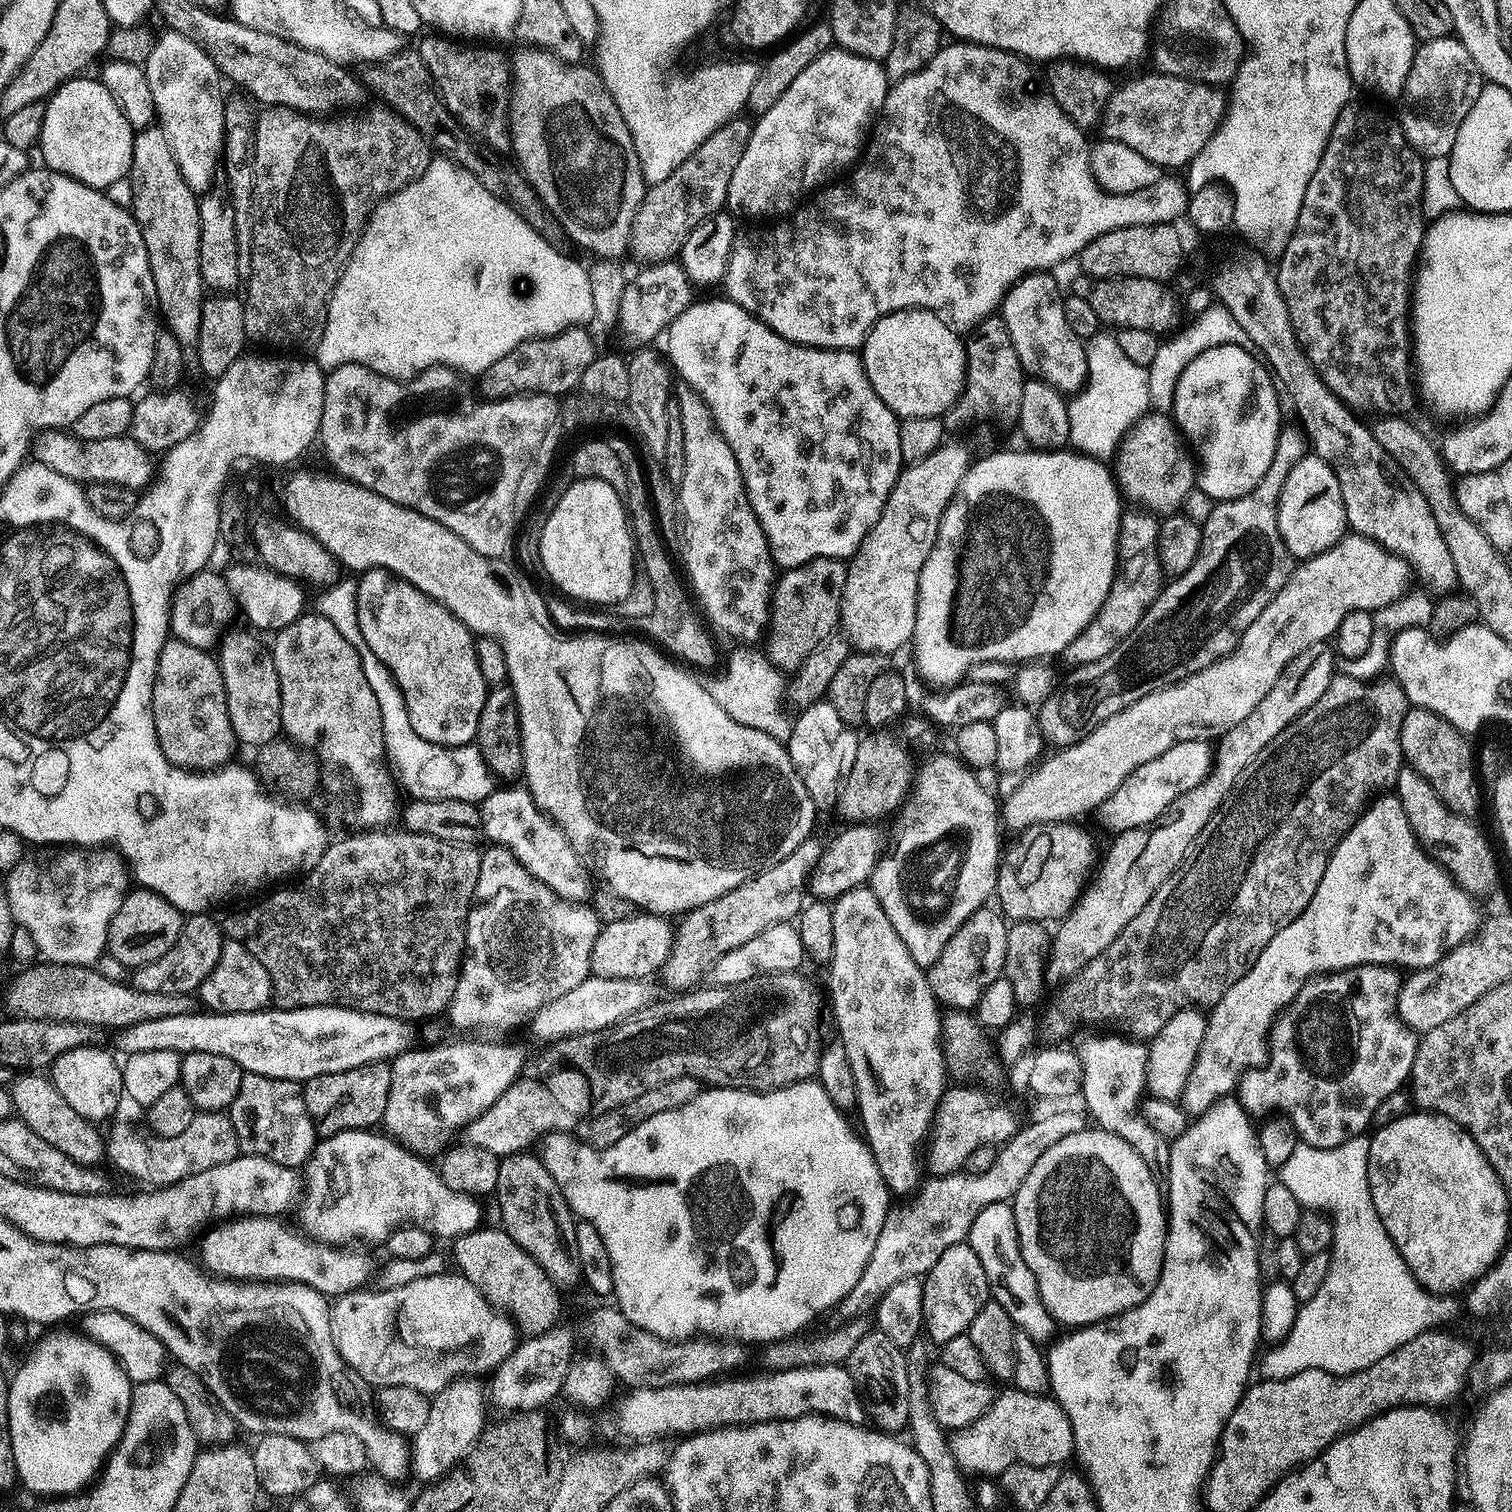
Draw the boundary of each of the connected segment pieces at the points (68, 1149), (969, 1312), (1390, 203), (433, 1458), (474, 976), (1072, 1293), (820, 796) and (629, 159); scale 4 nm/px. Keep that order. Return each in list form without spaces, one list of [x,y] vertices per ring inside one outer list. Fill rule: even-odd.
[[[20,1074],[11,1081],[11,1084],[10,1093],[15,1115],[27,1128],[34,1130],[34,1134],[38,1134],[42,1142],[50,1142],[50,1146],[62,1150],[62,1154],[80,1164],[91,1165],[94,1162],[92,1160],[98,1159],[99,1156],[101,1159],[101,1141],[100,1144],[96,1141],[94,1133],[84,1132],[85,1120],[73,1110],[70,1102],[66,1102],[66,1098],[62,1098],[62,1094],[58,1094],[58,1090],[47,1075]]]
[[[967,1242],[942,1250],[934,1266],[923,1277],[922,1283],[922,1328],[925,1333],[928,1331],[929,1338],[937,1340],[940,1346],[947,1345],[955,1336],[965,1335],[969,1331],[967,1328],[977,1323],[980,1310],[989,1295],[987,1276],[983,1274],[982,1264]]]
[[[1357,102],[1345,104],[1344,109],[1336,116],[1332,134],[1324,143],[1324,153],[1306,186],[1302,206],[1298,214],[1296,228],[1292,237],[1284,245],[1284,253],[1278,257],[1280,269],[1275,269],[1276,286],[1288,311],[1293,333],[1300,349],[1308,356],[1308,361],[1322,377],[1328,389],[1336,394],[1339,400],[1353,409],[1369,408],[1374,414],[1404,414],[1412,404],[1414,384],[1413,369],[1410,367],[1410,285],[1414,280],[1414,269],[1418,264],[1420,248],[1424,245],[1426,217],[1422,211],[1424,195],[1424,160],[1411,144],[1404,141],[1404,129],[1395,123],[1387,124],[1379,120],[1368,108]]]
[[[476,1378],[456,1380],[431,1397],[423,1423],[410,1440],[410,1472],[423,1482],[435,1482],[448,1475],[472,1451],[485,1427],[486,1396],[480,1393],[481,1381]]]
[[[495,846],[483,849],[474,900],[462,932],[462,959],[450,1003],[457,1017],[471,1018],[493,1034],[511,1025],[524,1026],[540,1008],[569,993],[590,976],[592,947],[602,927],[594,909],[554,894],[554,890],[534,878],[504,849]]]
[[[1086,1126],[1078,1134],[1062,1138],[1062,1142],[1054,1142],[1054,1146],[1050,1146],[1050,1150],[1046,1150],[1046,1154],[1042,1154],[1042,1158],[1038,1158],[1034,1166],[1030,1166],[1026,1178],[1022,1178],[1022,1184],[1018,1186],[1016,1195],[1010,1201],[1012,1223],[1015,1225],[1016,1237],[1019,1240],[1019,1259],[1023,1267],[1028,1267],[1029,1274],[1036,1279],[1035,1295],[1039,1297],[1040,1303],[1057,1325],[1083,1326],[1109,1320],[1112,1316],[1119,1316],[1121,1312],[1129,1312],[1131,1308],[1138,1307],[1154,1290],[1160,1277],[1160,1266],[1164,1261],[1166,1210],[1162,1205],[1161,1185],[1160,1188],[1156,1185],[1151,1172],[1150,1166],[1142,1162],[1138,1154],[1134,1154],[1128,1142],[1122,1142],[1122,1138],[1110,1134],[1105,1128]]]
[[[827,702],[811,704],[809,708],[799,713],[792,733],[786,739],[788,757],[803,791],[810,794],[817,809],[824,810],[837,803],[846,776],[846,765],[851,761],[852,753],[856,751],[858,736],[849,725],[834,710],[834,706]]]
[[[539,50],[527,51],[514,60],[514,87],[511,89],[511,133],[512,133],[512,149],[516,154],[519,171],[531,185],[533,193],[540,199],[540,203],[550,213],[550,216],[557,220],[564,227],[564,232],[576,244],[581,244],[588,252],[593,252],[596,258],[603,258],[608,262],[616,262],[621,258],[623,252],[629,251],[632,242],[632,227],[634,226],[634,218],[636,211],[639,210],[641,202],[644,200],[646,185],[644,175],[640,169],[638,162],[638,154],[634,150],[634,142],[630,130],[626,126],[626,122],[622,118],[622,114],[618,110],[618,106],[614,102],[614,98],[604,88],[604,81],[600,79],[595,71],[592,72],[585,66],[567,65],[557,60],[555,56],[548,55],[547,52]]]

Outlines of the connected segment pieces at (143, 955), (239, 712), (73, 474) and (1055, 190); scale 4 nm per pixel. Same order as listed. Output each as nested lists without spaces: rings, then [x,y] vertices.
[[[136,888],[129,891],[115,912],[107,932],[107,953],[130,970],[161,957],[177,941],[184,921],[183,913],[156,892]]]
[[[255,631],[228,632],[219,637],[218,663],[230,726],[241,745],[259,746],[277,739],[281,735],[280,727],[280,687],[278,670],[274,670],[274,658],[267,647],[260,645]]]
[[[64,430],[41,432],[30,445],[35,463],[45,464],[50,470],[76,481],[81,486],[112,484],[131,490],[144,490],[154,480],[153,457],[138,442],[128,436],[80,440]]]
[[[948,43],[941,47],[925,68],[919,68],[914,74],[895,81],[889,87],[884,107],[880,109],[870,139],[863,149],[862,159],[851,169],[845,184],[836,182],[819,189],[787,218],[773,223],[776,224],[773,228],[760,228],[757,232],[741,231],[737,235],[722,281],[722,287],[728,291],[725,292],[727,299],[743,306],[751,316],[759,316],[767,328],[773,328],[782,338],[808,348],[856,350],[863,345],[864,337],[881,318],[892,312],[903,312],[905,308],[923,308],[942,314],[943,322],[953,332],[964,334],[975,328],[984,317],[993,315],[1008,289],[1029,272],[1055,269],[1059,260],[1068,260],[1071,256],[1073,259],[1094,238],[1110,230],[1142,224],[1172,224],[1187,213],[1189,189],[1183,183],[1180,185],[1172,174],[1161,175],[1154,186],[1146,186],[1137,192],[1121,194],[1104,191],[1094,178],[1088,161],[1090,140],[1084,137],[1087,135],[1082,129],[1070,122],[1070,118],[1047,91],[1041,88],[1040,92],[1028,69],[1031,68],[1029,61],[998,48],[987,48],[984,44]]]

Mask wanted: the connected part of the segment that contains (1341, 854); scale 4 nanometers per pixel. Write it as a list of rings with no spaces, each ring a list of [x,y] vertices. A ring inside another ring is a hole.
[[[1395,794],[1378,797],[1359,816],[1360,813],[1331,845],[1332,853],[1330,848],[1316,888],[1304,908],[1281,924],[1274,938],[1255,953],[1254,959],[1230,985],[1226,994],[1222,994],[1217,1004],[1211,1005],[1206,1016],[1202,1046],[1184,1087],[1182,1107],[1186,1113],[1199,1114],[1212,1104],[1223,1101],[1227,1097],[1224,1095],[1239,1085],[1245,1072],[1259,1069],[1267,1061],[1272,1022],[1300,993],[1301,984],[1325,974],[1365,966],[1391,966],[1396,970],[1429,968],[1477,931],[1482,920],[1482,916],[1476,913],[1477,901],[1420,847],[1402,810],[1402,802]]]

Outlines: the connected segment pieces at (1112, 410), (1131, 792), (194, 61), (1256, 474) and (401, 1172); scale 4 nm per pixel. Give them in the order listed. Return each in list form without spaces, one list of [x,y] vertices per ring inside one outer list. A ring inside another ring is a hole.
[[[1097,334],[1087,341],[1084,358],[1088,371],[1082,387],[1067,401],[1067,443],[1075,451],[1108,462],[1115,457],[1120,441],[1149,409],[1146,369],[1130,362],[1118,347],[1115,335]]]
[[[1203,740],[1178,742],[1170,746],[1166,754],[1158,754],[1158,758],[1150,758],[1150,762],[1138,766],[1138,770],[1127,776],[1122,786],[1118,786],[1118,790],[1114,790],[1114,794],[1110,794],[1100,805],[1098,815],[1104,819],[1105,826],[1119,834],[1146,826],[1165,815],[1183,792],[1192,792],[1203,780],[1205,783],[1209,779],[1214,768],[1214,752],[1207,746]]]
[[[164,30],[161,36],[157,35],[152,41],[152,49],[147,57],[144,59],[142,65],[144,73],[146,74],[146,82],[150,82],[150,94],[154,94],[154,106],[156,107],[156,120],[158,127],[160,127],[166,134],[166,142],[170,142],[170,150],[174,154],[174,162],[178,162],[178,170],[182,170],[182,178],[186,178],[186,186],[190,186],[192,191],[197,194],[203,194],[209,191],[213,185],[212,174],[217,173],[218,170],[218,153],[224,147],[224,101],[226,99],[225,93],[220,93],[220,84],[222,85],[222,77],[220,71],[214,66],[214,62],[206,54],[206,50],[202,50],[194,42],[190,42],[190,38],[186,38],[182,34],[171,30]]]
[[[1230,344],[1220,345],[1198,354],[1182,370],[1177,380],[1177,388],[1174,390],[1170,415],[1198,461],[1198,488],[1213,502],[1237,500],[1239,496],[1250,492],[1266,474],[1271,459],[1278,454],[1276,448],[1276,439],[1280,436],[1278,388],[1276,384],[1267,388],[1265,380],[1257,374],[1258,368],[1262,365],[1261,361],[1254,360],[1245,350],[1247,349],[1241,345]]]
[[[352,1128],[348,1132],[339,1132],[333,1136],[325,1136],[319,1142],[321,1143],[316,1147],[313,1147],[312,1157],[308,1159],[306,1165],[306,1193],[302,1198],[302,1207],[299,1209],[300,1220],[304,1223],[303,1231],[307,1233],[309,1237],[315,1240],[322,1240],[333,1246],[344,1246],[349,1242],[364,1242],[360,1240],[380,1240],[380,1242],[387,1241],[388,1235],[390,1235],[395,1228],[403,1228],[405,1226],[416,1226],[422,1230],[430,1233],[435,1239],[446,1238],[446,1240],[455,1239],[458,1236],[462,1236],[466,1233],[476,1231],[481,1225],[482,1210],[480,1208],[481,1203],[476,1199],[472,1199],[470,1202],[466,1200],[466,1194],[462,1191],[456,1191],[450,1189],[441,1180],[439,1171],[432,1165],[432,1167],[420,1157],[415,1151],[409,1150],[405,1145],[397,1142],[391,1135],[384,1134],[386,1136],[379,1136],[376,1130],[365,1130],[363,1128]]]

